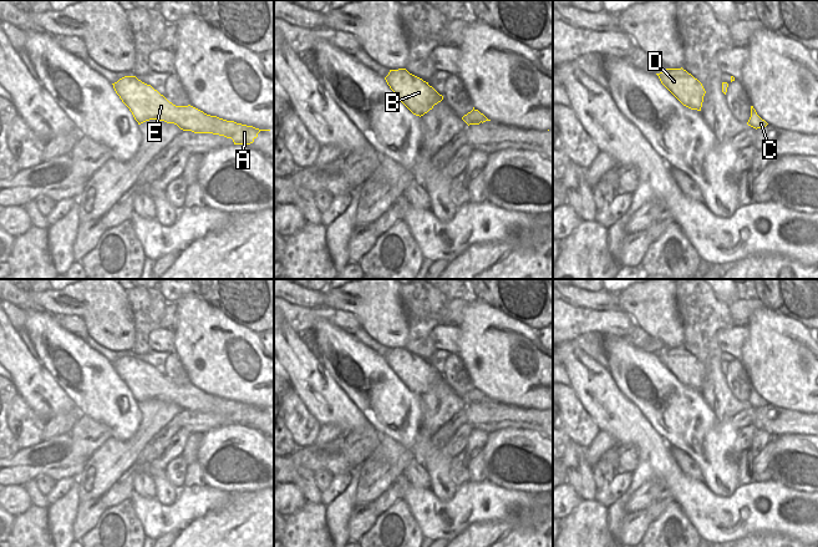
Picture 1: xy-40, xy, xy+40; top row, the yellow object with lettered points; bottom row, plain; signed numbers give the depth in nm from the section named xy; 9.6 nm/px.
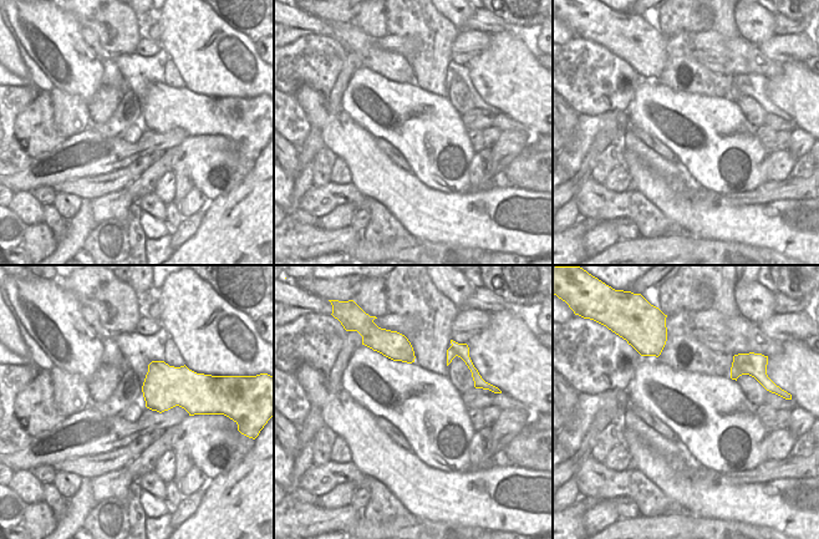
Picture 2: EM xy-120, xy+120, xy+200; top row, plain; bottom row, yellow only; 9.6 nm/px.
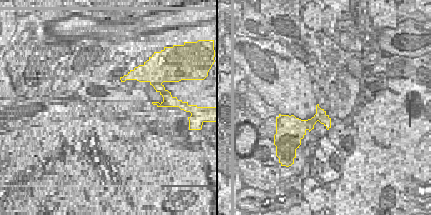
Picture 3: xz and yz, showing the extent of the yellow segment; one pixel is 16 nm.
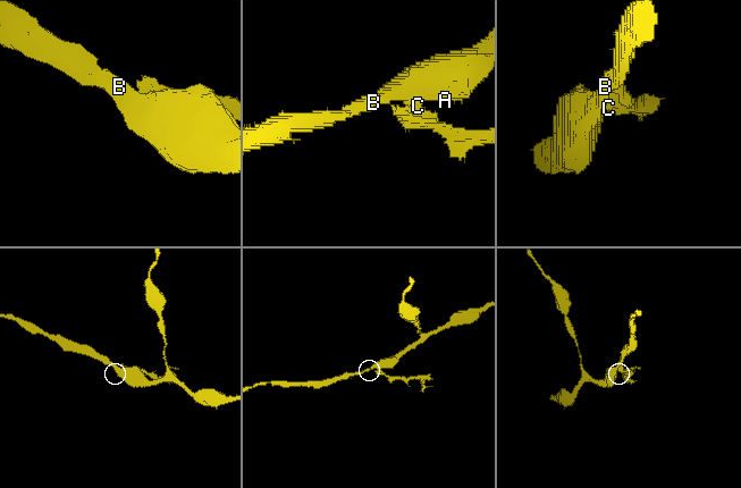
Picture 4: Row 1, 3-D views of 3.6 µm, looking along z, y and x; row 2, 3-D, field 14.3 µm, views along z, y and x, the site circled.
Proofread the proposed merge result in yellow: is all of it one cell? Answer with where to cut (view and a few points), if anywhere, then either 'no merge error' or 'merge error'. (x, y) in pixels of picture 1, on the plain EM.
xy (479, 400), (471, 403) | merge error

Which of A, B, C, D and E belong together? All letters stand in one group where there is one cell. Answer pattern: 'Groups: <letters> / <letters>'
Groups: A B D E / C.

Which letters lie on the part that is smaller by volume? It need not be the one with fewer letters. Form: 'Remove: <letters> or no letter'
Remove: C

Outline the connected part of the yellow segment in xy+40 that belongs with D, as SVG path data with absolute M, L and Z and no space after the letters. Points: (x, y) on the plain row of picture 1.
M666 348L656 353L661 363L686 386L701 390L706 373L702 363L686 349Z

